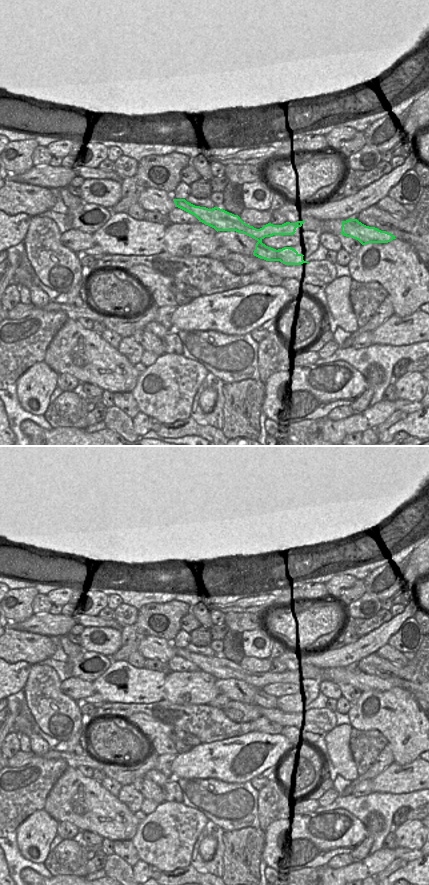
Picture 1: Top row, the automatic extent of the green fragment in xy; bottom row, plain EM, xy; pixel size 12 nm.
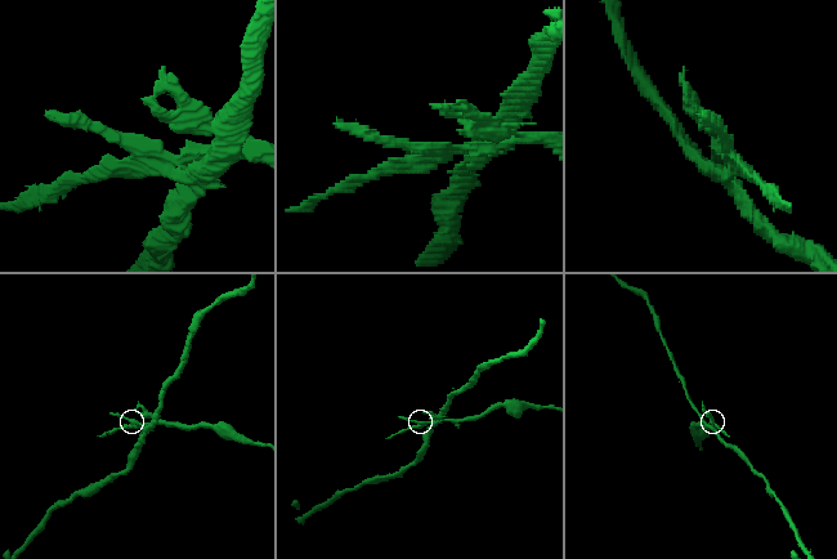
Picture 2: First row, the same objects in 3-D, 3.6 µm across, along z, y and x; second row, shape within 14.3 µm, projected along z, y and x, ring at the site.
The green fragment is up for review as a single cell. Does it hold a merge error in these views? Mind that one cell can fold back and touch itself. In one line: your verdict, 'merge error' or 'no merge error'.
merge error

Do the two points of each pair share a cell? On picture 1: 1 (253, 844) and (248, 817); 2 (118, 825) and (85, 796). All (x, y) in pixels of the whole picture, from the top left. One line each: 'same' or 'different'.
1: different
2: same

